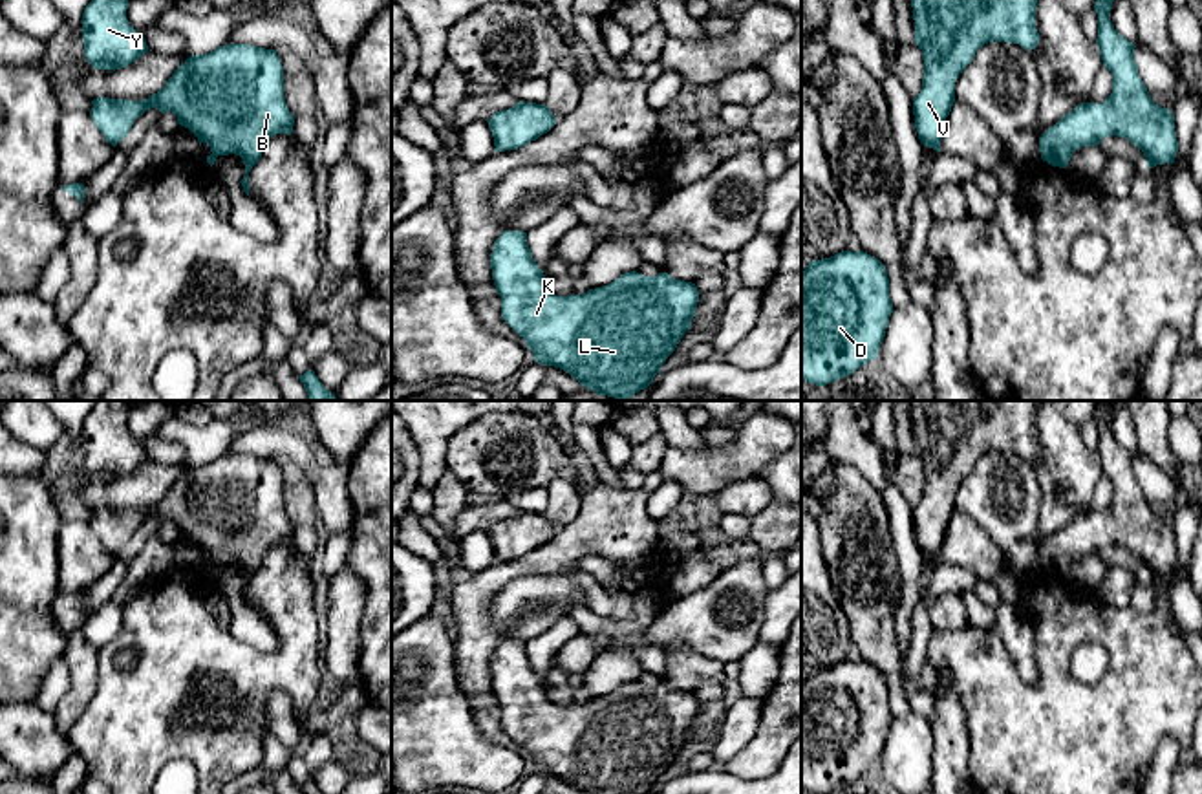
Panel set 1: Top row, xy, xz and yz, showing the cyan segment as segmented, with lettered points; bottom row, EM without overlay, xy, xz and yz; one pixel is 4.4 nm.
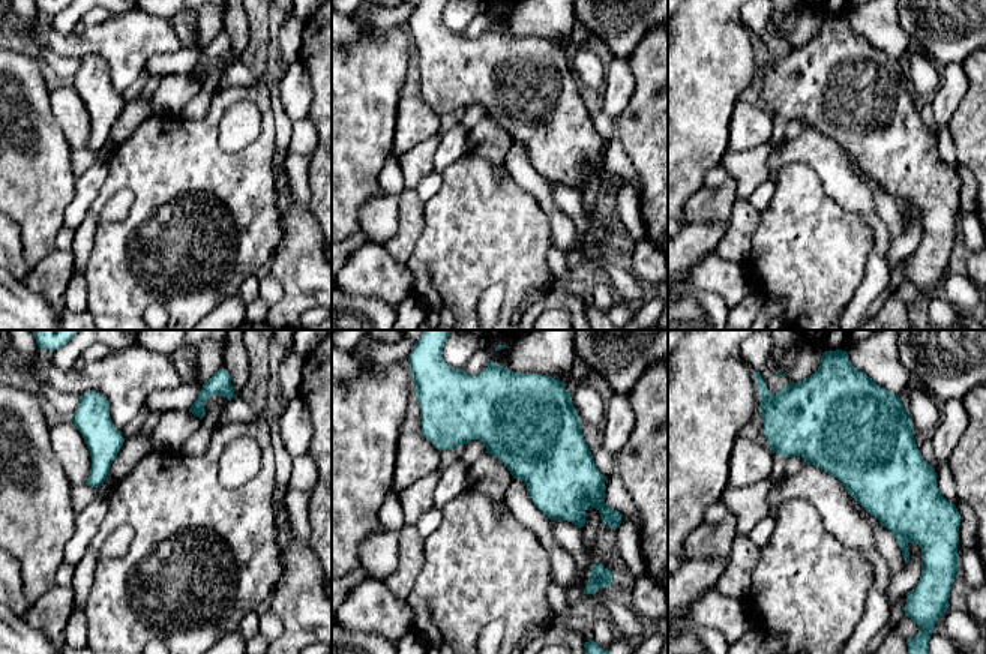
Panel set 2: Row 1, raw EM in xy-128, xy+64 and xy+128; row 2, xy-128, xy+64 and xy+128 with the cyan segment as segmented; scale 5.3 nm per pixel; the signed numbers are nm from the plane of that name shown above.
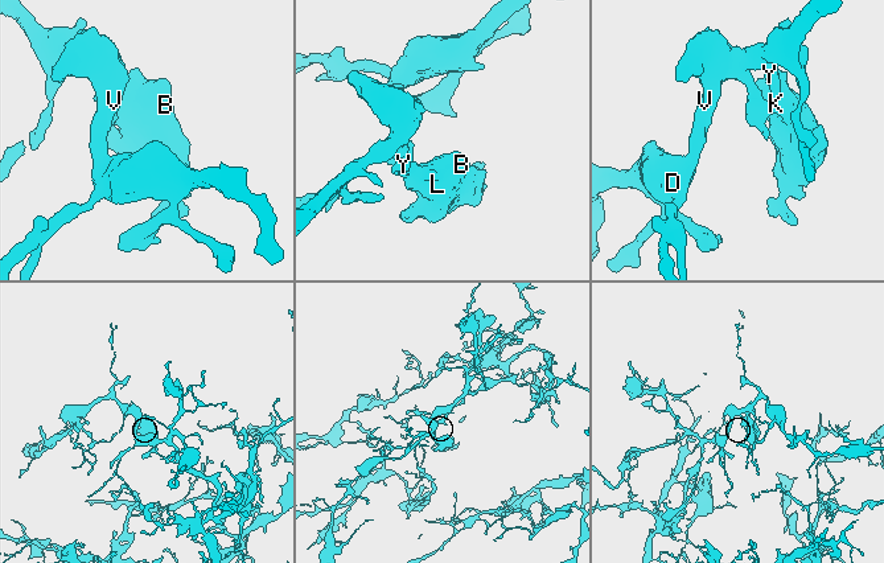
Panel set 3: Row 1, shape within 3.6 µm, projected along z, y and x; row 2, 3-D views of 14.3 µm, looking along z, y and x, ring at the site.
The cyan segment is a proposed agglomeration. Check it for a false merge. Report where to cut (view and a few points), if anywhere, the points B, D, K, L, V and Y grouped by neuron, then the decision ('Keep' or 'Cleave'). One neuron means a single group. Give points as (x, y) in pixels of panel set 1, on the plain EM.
No split. Groups: B D K L V Y. Keep

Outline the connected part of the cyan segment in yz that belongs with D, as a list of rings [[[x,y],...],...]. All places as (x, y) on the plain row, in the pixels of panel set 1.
[[[864,660],[812,670],[801,682],[801,790],[829,794],[875,770],[893,723],[885,675]]]

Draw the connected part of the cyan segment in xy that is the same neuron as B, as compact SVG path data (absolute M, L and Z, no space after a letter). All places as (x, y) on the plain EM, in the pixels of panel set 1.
M225 454L205 465L190 465L154 505L143 510L97 507L90 525L104 549L117 556L134 531L146 520L172 521L177 534L188 538L201 553L210 556L207 573L212 576L218 565L236 563L245 574L241 589L249 606L249 582L260 571L265 553L276 543L293 543L295 525L284 507L284 477L276 459L249 454Z

